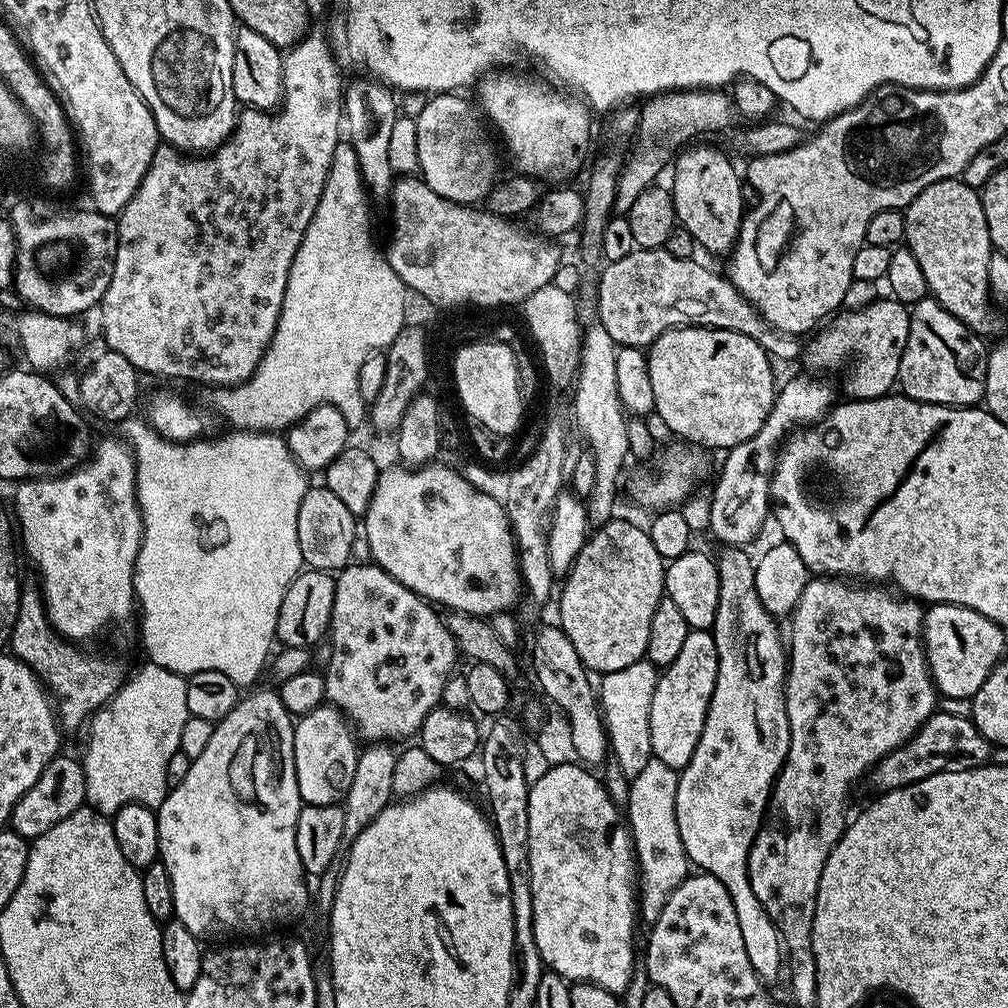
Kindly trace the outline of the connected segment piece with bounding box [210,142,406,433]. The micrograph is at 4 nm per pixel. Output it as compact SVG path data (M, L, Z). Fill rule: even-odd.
M341 142L334 150L314 218L310 218L310 226L306 226L306 234L290 266L282 310L278 314L278 326L270 346L245 384L238 384L235 388L211 389L211 407L217 413L220 411L232 423L233 429L283 433L300 423L315 408L324 405L336 407L349 429L356 430L363 420L365 423L366 405L362 394L358 394L358 370L362 370L362 362L371 352L387 349L406 327L402 308L405 286L402 278L394 274L387 259L381 253L379 256L372 245L368 202L355 151L350 143Z

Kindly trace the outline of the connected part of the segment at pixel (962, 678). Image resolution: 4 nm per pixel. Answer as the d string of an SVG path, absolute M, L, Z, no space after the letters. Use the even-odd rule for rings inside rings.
M934 604L924 614L924 653L928 659L928 669L936 691L941 697L949 696L952 700L971 701L978 694L982 682L996 669L996 664L1006 655L1004 648L1005 629L999 628L990 618L978 614L978 610L970 610L957 604Z

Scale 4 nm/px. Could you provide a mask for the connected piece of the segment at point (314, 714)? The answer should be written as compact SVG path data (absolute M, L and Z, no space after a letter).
M325 702L320 707L310 710L310 714L299 717L295 721L294 730L294 770L298 778L298 794L304 804L310 806L326 806L340 804L350 790L350 782L354 778L354 770L358 766L361 749L356 748L358 737L351 724L337 708Z

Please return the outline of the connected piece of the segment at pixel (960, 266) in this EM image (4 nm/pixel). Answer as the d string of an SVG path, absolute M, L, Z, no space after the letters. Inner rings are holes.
M960 178L939 180L926 186L926 190L922 190L922 194L918 194L918 198L914 198L914 202L903 209L903 213L906 222L903 243L912 251L914 258L918 258L918 266L922 266L922 274L926 274L931 299L950 310L950 314L954 314L954 318L961 320L966 327L973 328L985 338L991 337L991 332L1000 324L1001 313L994 307L992 295L988 293L986 274L990 270L990 258L994 249L990 230L986 226L981 193L966 186Z

